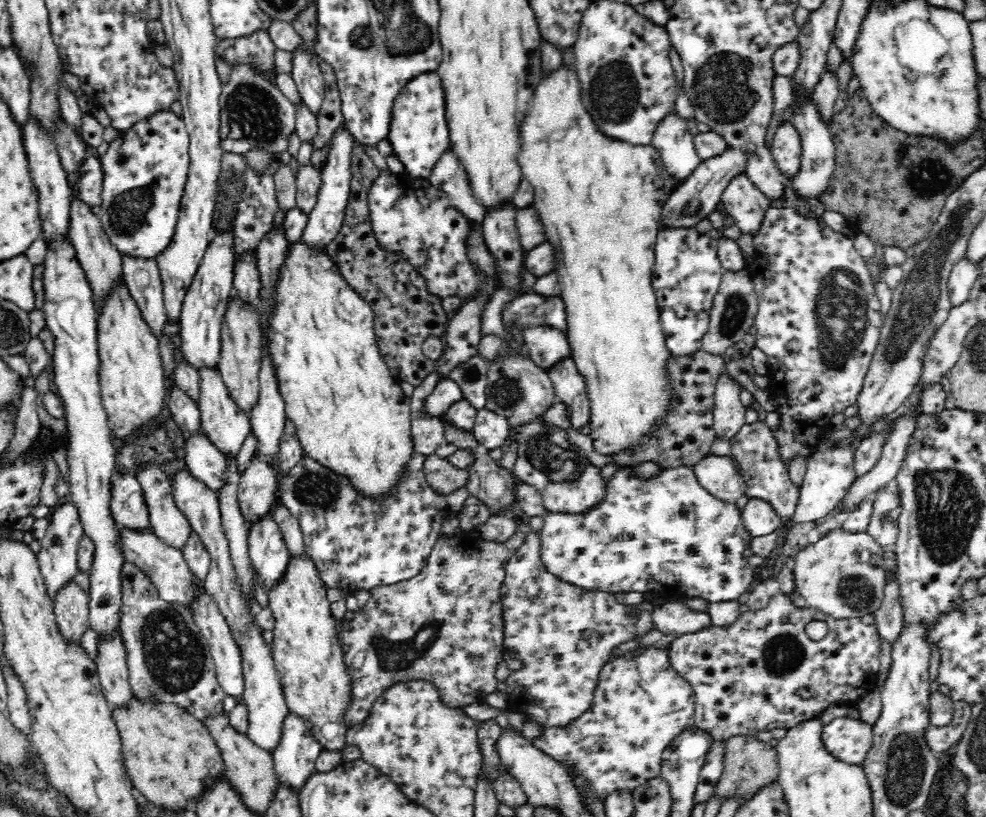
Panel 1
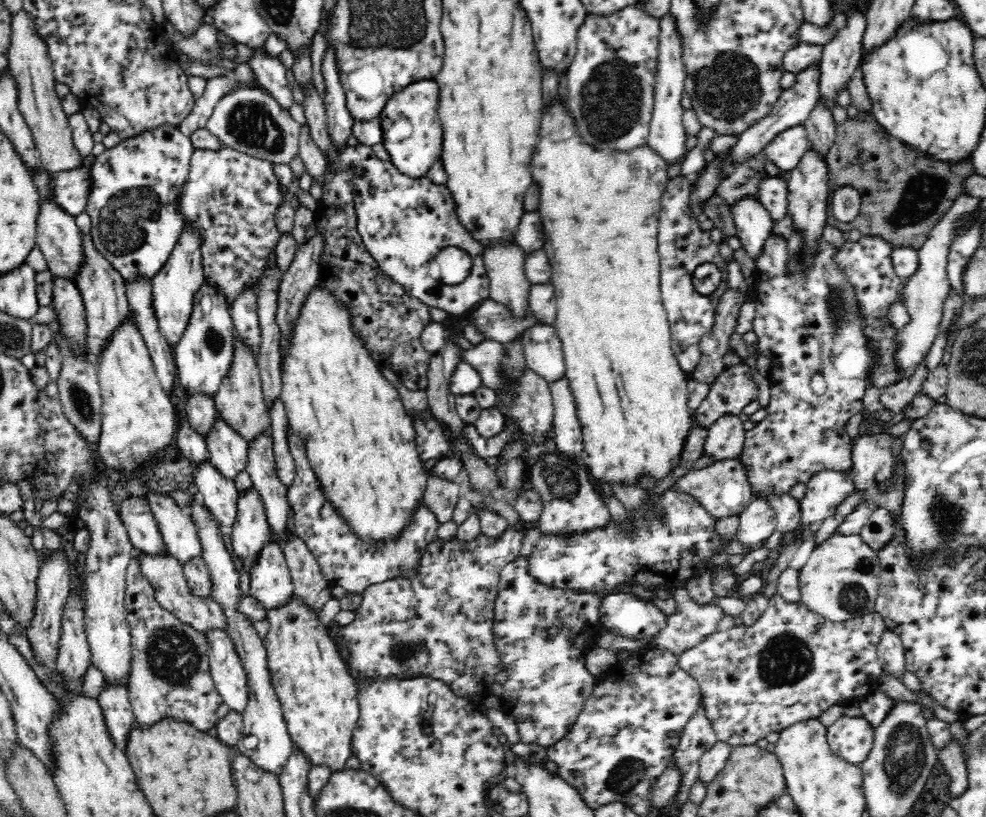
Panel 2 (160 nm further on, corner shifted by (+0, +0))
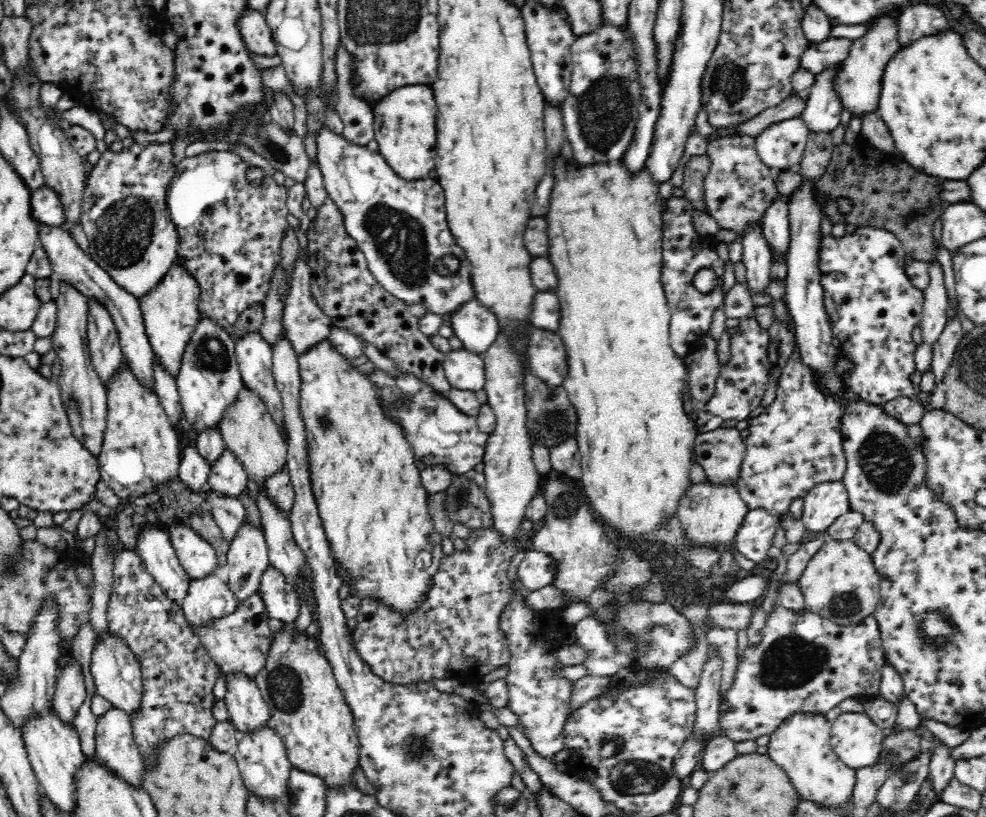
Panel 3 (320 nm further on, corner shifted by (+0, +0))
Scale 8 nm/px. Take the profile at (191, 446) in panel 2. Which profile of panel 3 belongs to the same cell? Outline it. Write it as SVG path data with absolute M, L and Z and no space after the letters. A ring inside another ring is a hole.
M190 446L182 447L179 468L178 478L182 486L194 492L205 491L211 468L197 449Z

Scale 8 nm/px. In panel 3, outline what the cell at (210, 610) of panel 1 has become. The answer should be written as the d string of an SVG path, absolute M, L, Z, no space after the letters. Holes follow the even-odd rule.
M238 674L226 676L228 693L223 698L230 713L229 720L242 734L255 733L269 727L270 708L261 696L254 679Z

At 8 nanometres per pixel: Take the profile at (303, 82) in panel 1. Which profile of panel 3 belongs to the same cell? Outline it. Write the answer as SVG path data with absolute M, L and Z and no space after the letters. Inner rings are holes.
M325 125L315 141L327 197L340 210L347 236L357 243L367 261L369 272L385 291L408 305L424 305L427 311L440 315L452 313L464 302L474 299L469 262L464 261L462 247L457 245L449 230L445 195L436 179L426 177L410 181L400 178L379 152L369 150L366 146L354 145L342 135L332 133ZM444 258L456 258L459 261L458 269L454 273L442 275L436 271L436 264Z

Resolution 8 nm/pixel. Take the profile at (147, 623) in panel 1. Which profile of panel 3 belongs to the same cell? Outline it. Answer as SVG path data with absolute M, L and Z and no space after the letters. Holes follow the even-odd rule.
M124 551L116 555L114 559L114 568L112 570L112 592L110 592L110 598L108 598L108 602L106 602L106 622L107 622L107 632L112 633L114 637L118 637L130 647L130 651L134 653L134 657L136 657L136 661L140 663L141 666L141 674L143 679L143 696L142 696L142 710L138 712L138 714L134 714L134 718L131 720L132 726L132 735L139 751L140 757L142 758L142 762L144 765L145 771L151 771L156 765L158 760L158 755L156 755L156 750L162 746L162 744L166 744L168 740L172 740L172 738L176 738L176 736L184 736L183 734L190 734L195 738L202 738L203 740L208 740L211 736L211 730L217 724L216 720L212 717L212 707L214 706L215 701L217 700L214 697L213 686L216 682L216 678L218 678L220 674L220 669L218 663L213 660L210 656L210 653L206 650L206 647L202 644L200 637L195 634L194 630L188 626L188 622L186 622L183 608L180 604L176 604L176 602L170 601L166 595L164 595L164 591L162 591L162 587L158 585L156 579L149 573L149 570L146 568L146 565L143 563L141 556L138 553L134 553L134 551Z

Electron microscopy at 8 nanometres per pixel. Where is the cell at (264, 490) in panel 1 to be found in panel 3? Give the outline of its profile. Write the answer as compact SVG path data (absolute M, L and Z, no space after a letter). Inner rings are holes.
M244 523L239 534L229 542L226 566L226 585L234 593L238 604L242 604L259 590L263 572L269 567L268 547L263 531Z

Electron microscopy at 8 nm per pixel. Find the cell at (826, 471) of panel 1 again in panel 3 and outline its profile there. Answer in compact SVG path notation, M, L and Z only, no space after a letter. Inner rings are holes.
M841 481L817 484L803 498L803 523L810 536L826 532L844 513L850 512L849 496Z

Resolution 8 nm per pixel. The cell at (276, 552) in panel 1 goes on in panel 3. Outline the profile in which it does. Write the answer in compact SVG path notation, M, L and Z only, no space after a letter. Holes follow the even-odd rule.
M269 566L263 572L259 591L269 618L282 621L284 625L294 624L300 614L301 600L278 569Z

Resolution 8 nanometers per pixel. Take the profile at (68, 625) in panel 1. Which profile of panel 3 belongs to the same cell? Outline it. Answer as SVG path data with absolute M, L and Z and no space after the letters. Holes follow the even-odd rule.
M76 662L68 665L59 675L53 696L53 711L60 721L74 728L74 717L84 704L84 700L86 700L84 674Z

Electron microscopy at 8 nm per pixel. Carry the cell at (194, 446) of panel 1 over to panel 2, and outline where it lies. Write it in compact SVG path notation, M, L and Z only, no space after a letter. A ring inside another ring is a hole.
M210 461L195 468L194 481L198 487L198 497L208 507L220 527L232 527L237 515L239 499L234 481L225 478Z

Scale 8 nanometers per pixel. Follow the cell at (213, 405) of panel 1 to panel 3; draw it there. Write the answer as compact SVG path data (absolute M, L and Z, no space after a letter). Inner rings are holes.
M226 449L214 466L211 466L210 476L206 488L222 497L238 499L249 481L242 465L236 457Z

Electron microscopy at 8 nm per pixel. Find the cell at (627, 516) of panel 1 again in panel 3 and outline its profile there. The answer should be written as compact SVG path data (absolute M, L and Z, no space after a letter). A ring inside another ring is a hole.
M526 551L524 559L517 569L517 575L520 579L521 586L527 592L544 588L550 585L556 570L556 563L550 555L542 551Z

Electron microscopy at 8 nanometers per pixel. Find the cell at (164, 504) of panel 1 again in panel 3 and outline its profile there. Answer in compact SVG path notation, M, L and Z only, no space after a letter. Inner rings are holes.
M186 524L170 525L167 532L183 569L191 579L210 576L219 567L216 549Z

